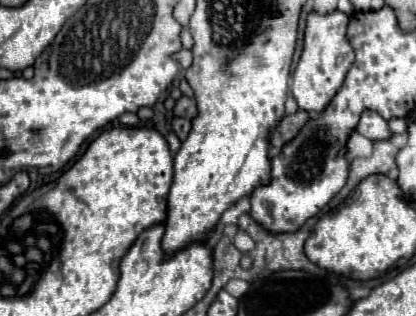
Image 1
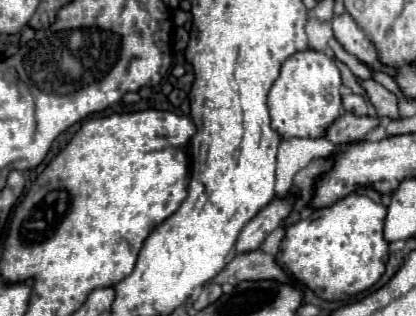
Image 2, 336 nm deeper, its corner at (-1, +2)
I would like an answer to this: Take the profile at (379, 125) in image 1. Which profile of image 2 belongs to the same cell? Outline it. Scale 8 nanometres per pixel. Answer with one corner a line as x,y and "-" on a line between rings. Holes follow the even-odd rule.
358,94
342,96
342,102
344,102
346,112
352,112
356,116
366,116
368,114
368,102
362,96
358,96

